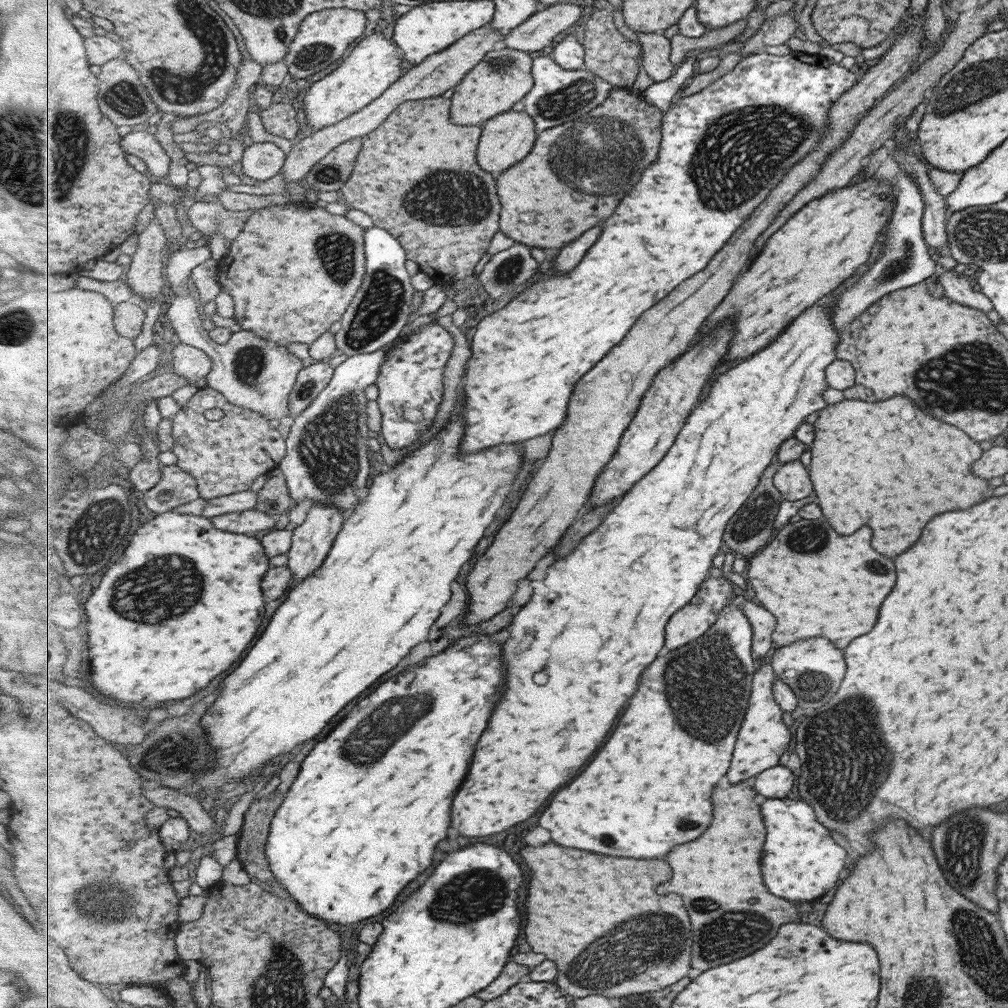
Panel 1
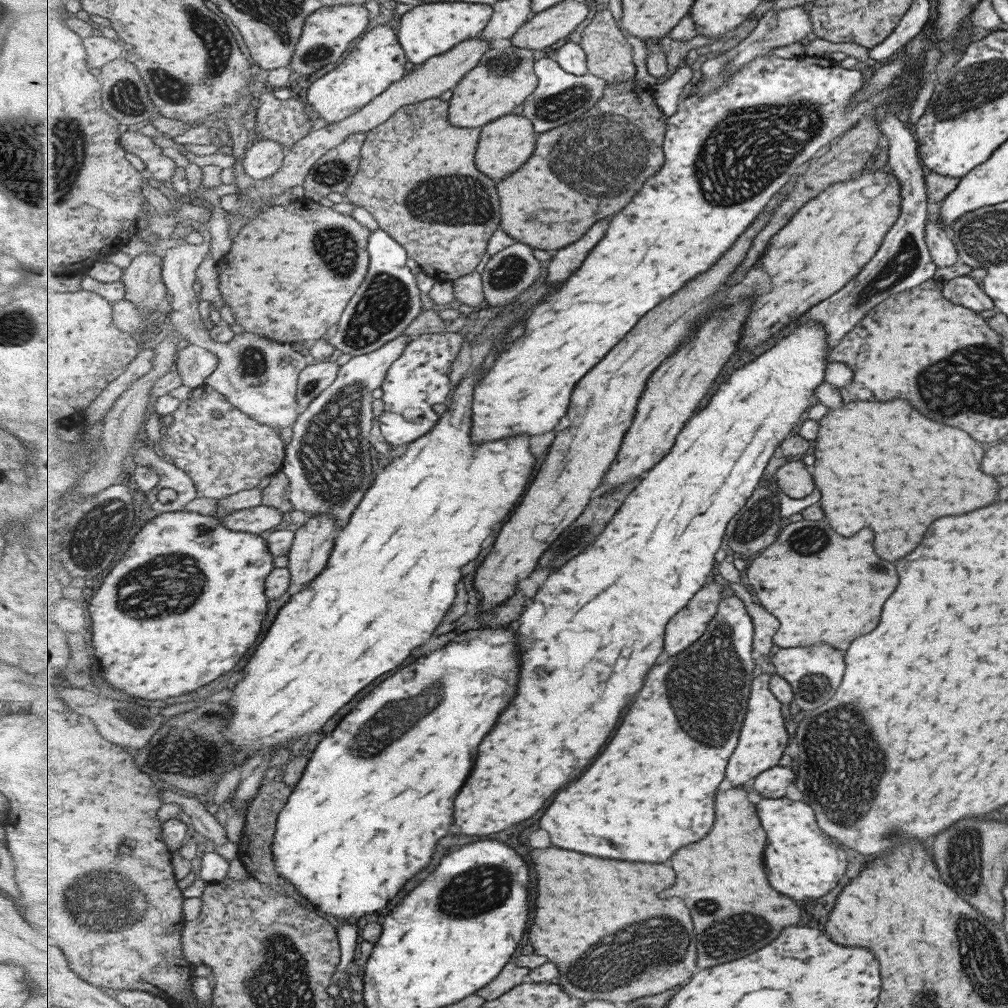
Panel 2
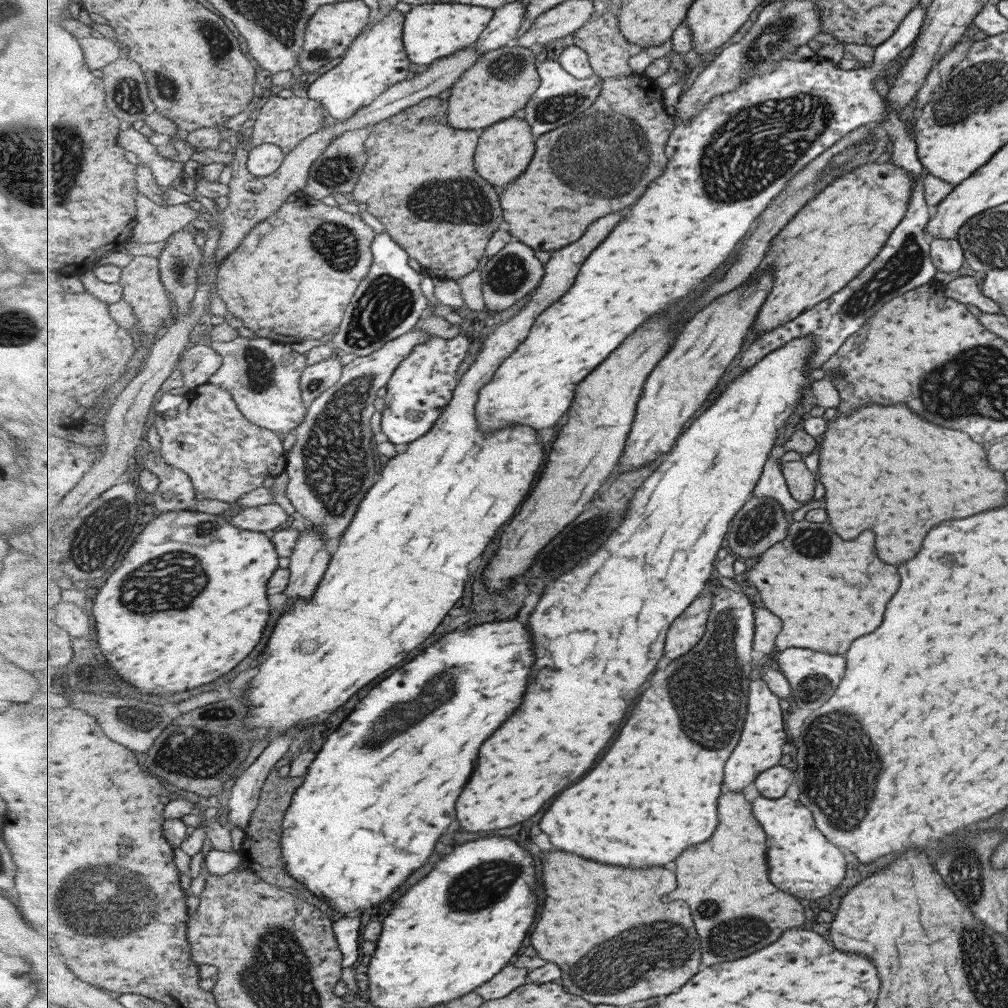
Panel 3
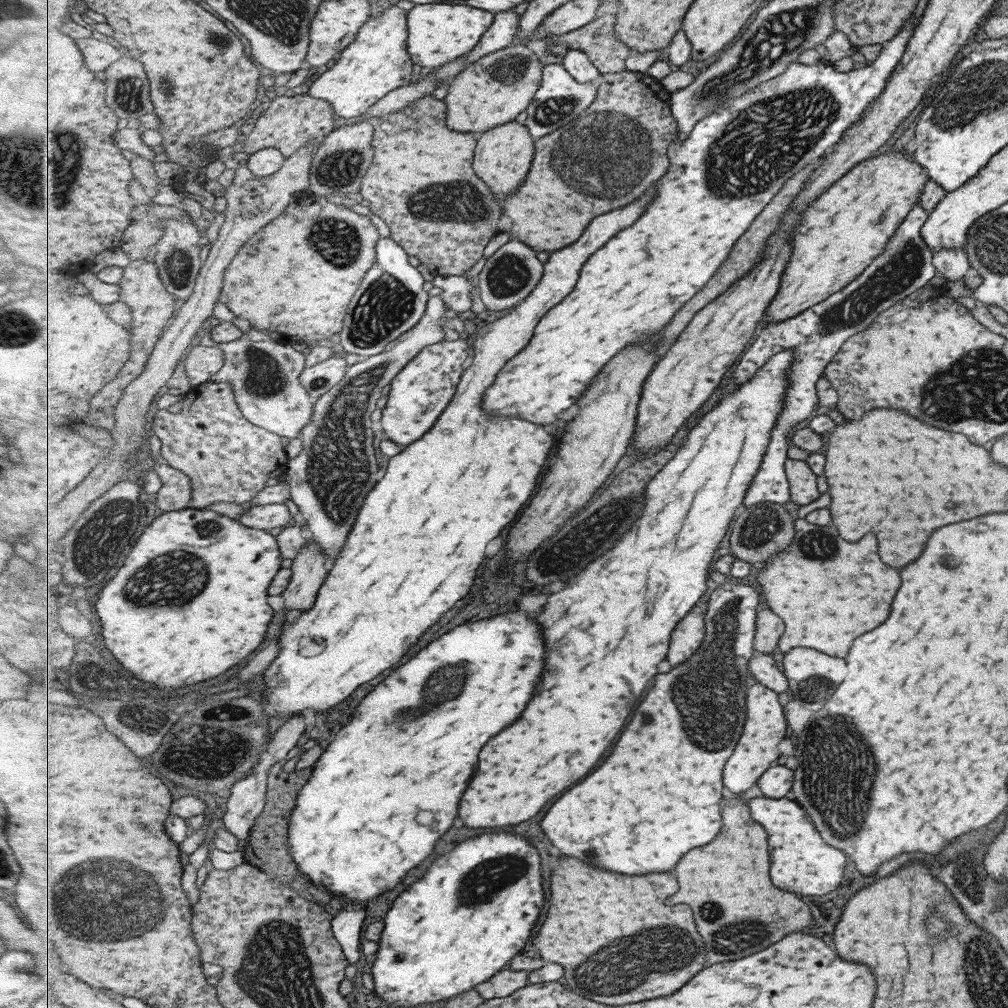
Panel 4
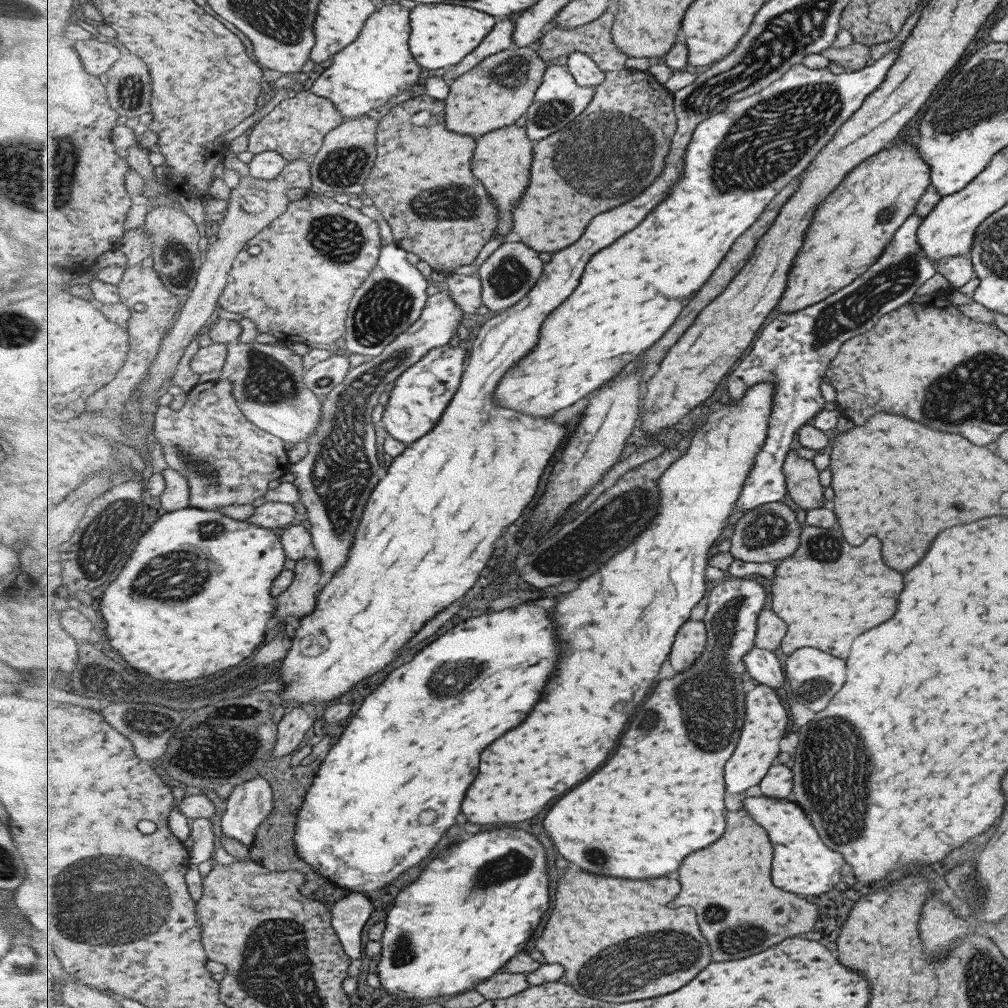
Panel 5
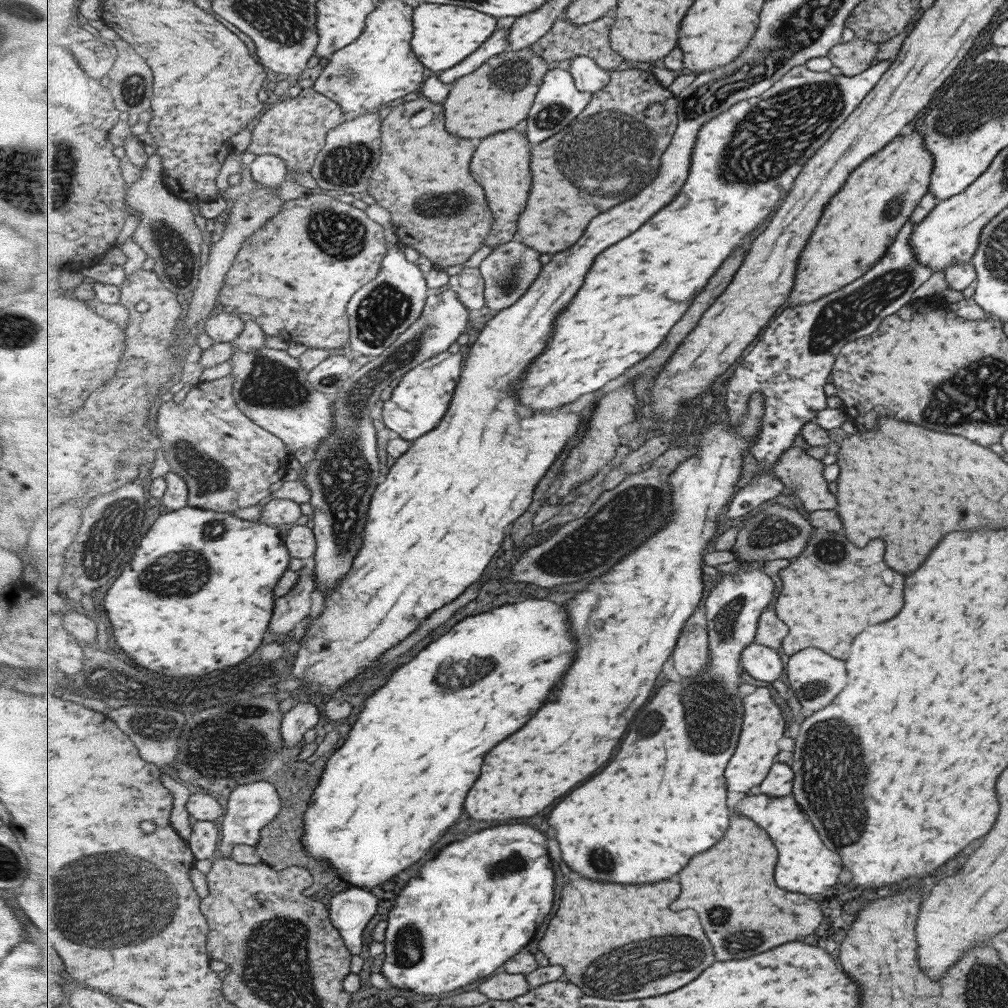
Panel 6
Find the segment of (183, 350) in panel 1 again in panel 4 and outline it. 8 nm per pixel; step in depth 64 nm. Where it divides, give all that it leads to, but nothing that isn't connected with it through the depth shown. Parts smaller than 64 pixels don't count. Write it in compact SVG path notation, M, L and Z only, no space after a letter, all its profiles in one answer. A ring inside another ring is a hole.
M197 343L183 359L184 368L192 388L211 381L225 364L225 353L219 345L202 346Z

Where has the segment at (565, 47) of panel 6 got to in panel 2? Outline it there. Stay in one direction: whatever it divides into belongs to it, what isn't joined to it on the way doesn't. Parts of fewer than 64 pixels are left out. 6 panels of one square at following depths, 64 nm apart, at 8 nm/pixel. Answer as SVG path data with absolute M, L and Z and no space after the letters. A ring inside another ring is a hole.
M605 9L596 13L592 21L584 28L580 44L586 50L588 68L594 75L604 78L609 84L631 81L635 78L637 66L633 64L633 46L619 31L617 20L613 18L611 10Z

